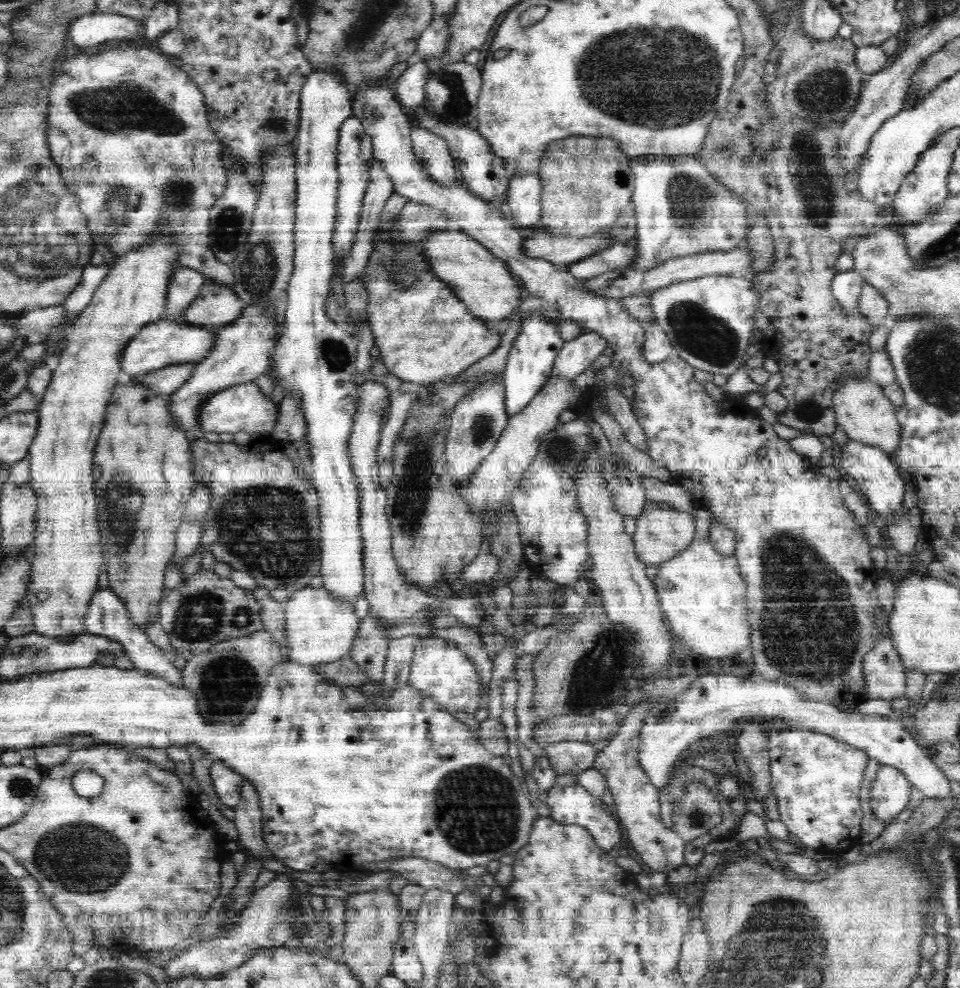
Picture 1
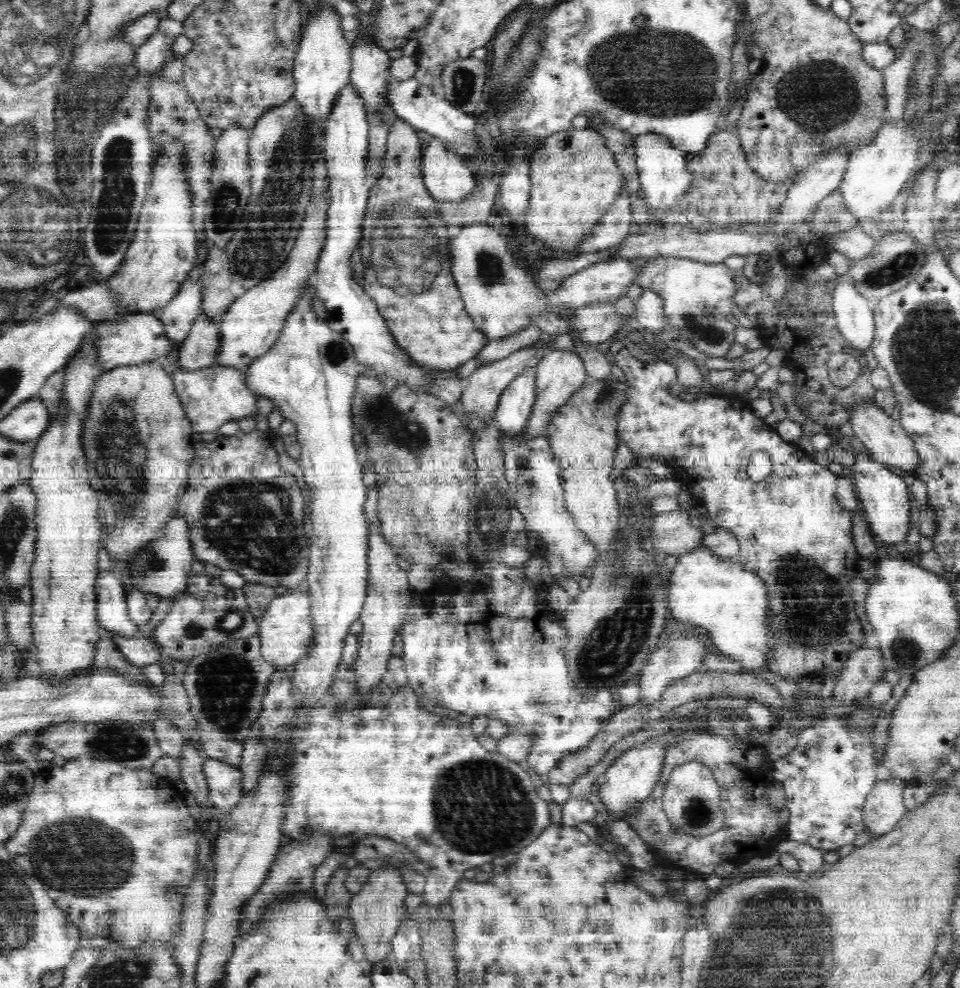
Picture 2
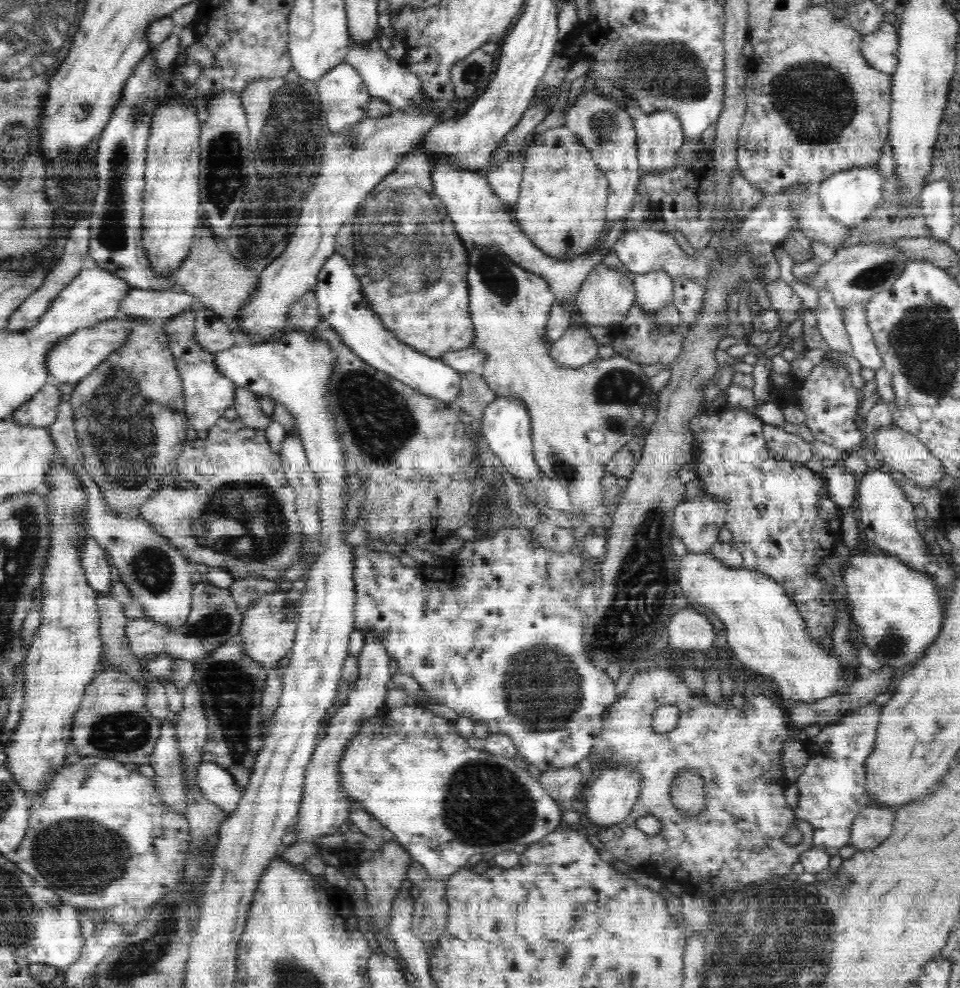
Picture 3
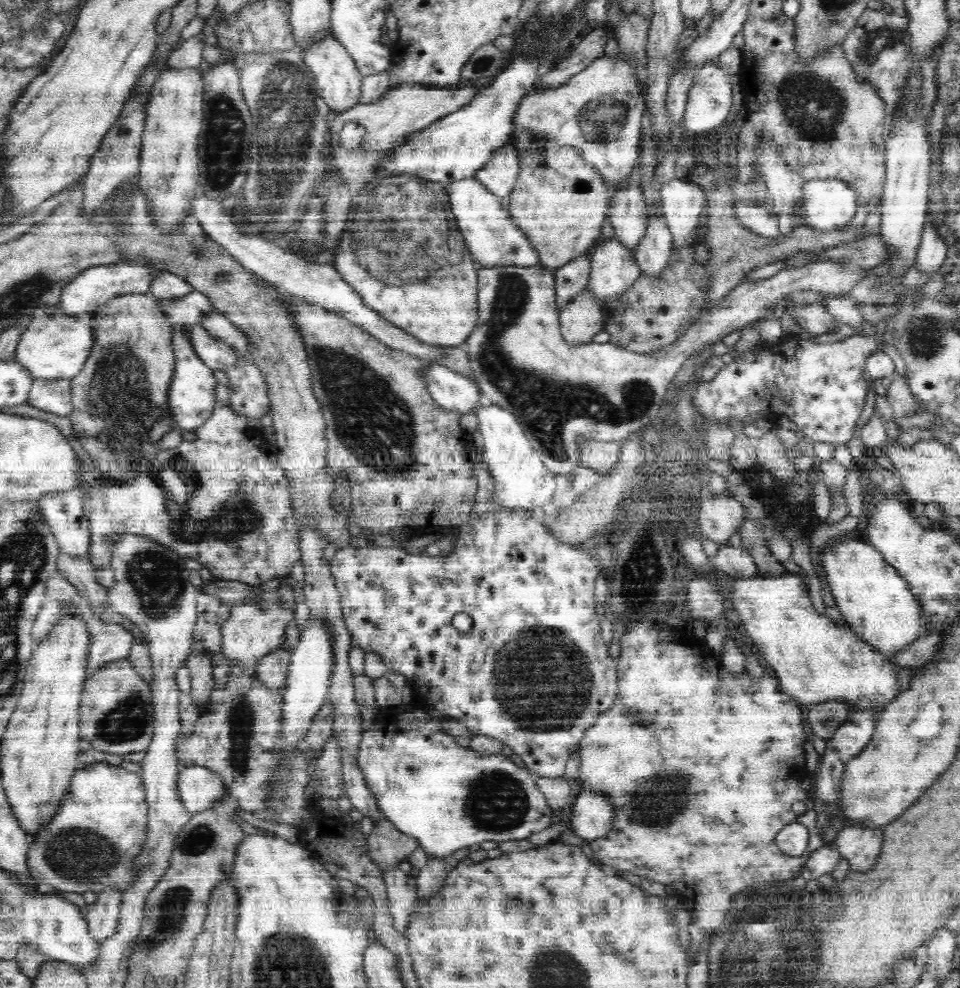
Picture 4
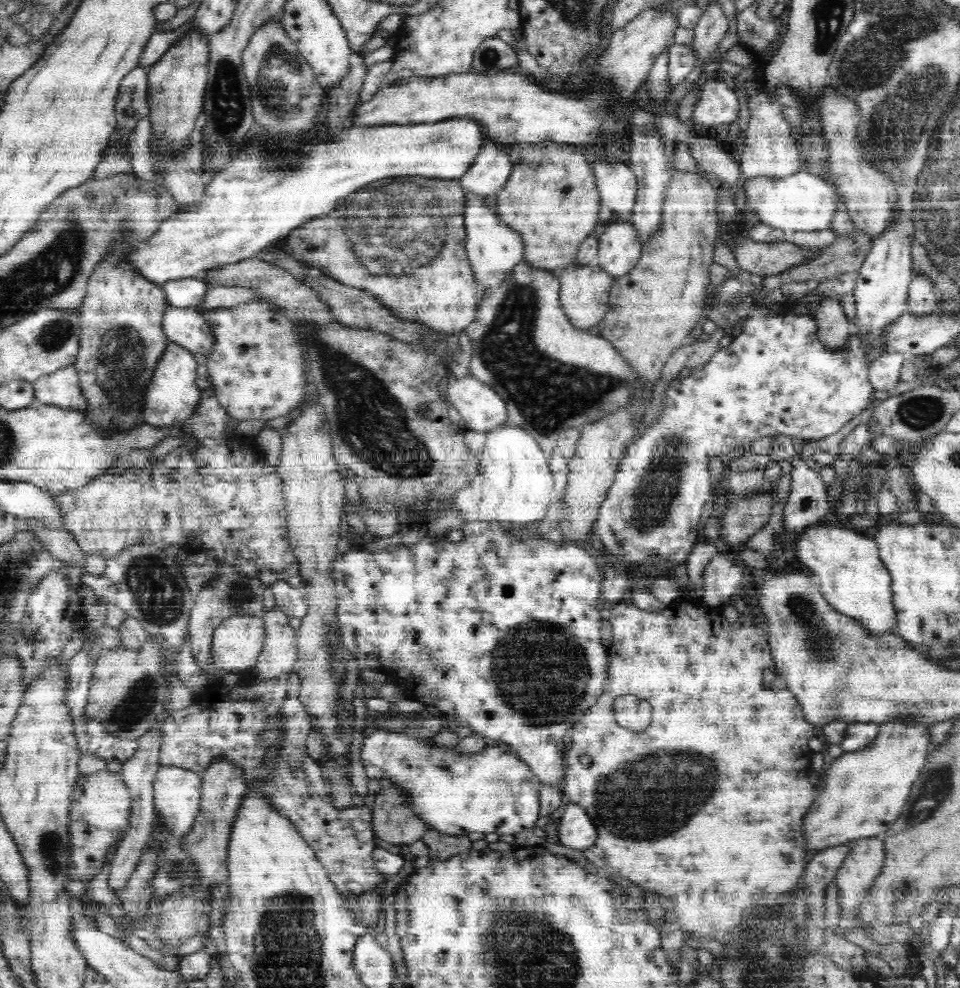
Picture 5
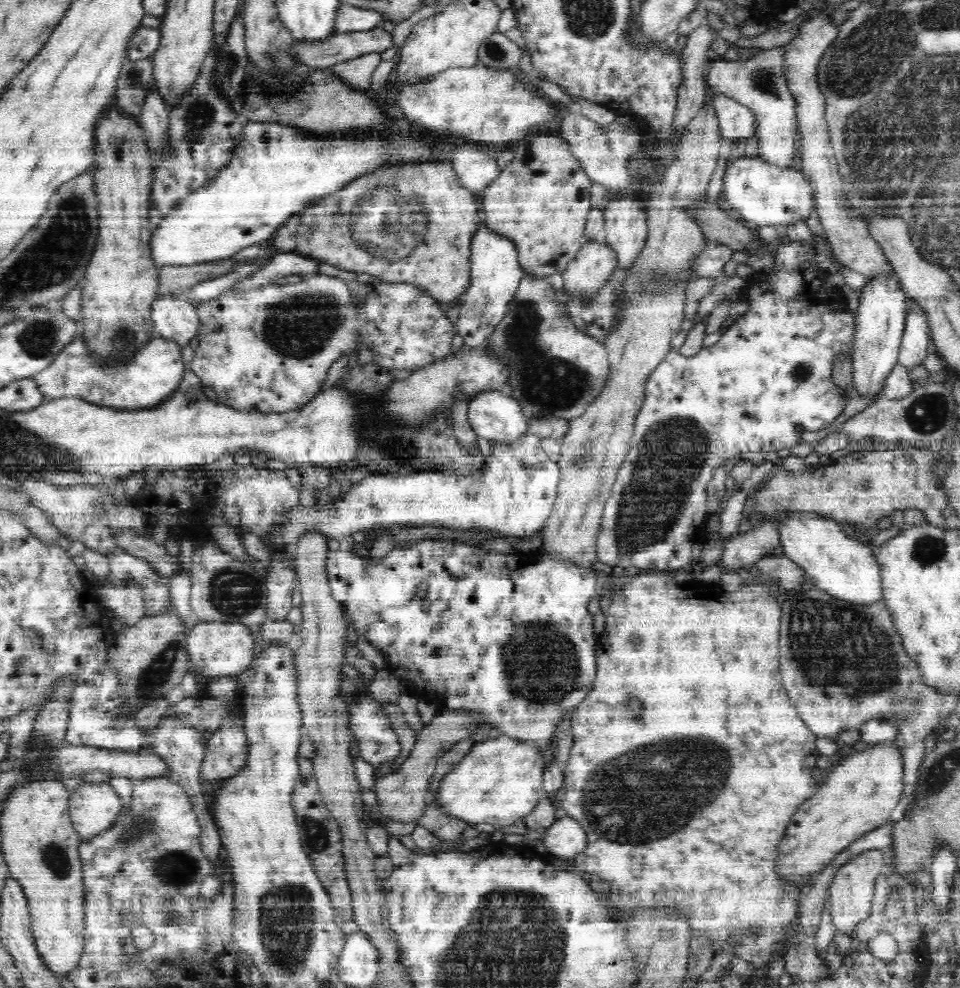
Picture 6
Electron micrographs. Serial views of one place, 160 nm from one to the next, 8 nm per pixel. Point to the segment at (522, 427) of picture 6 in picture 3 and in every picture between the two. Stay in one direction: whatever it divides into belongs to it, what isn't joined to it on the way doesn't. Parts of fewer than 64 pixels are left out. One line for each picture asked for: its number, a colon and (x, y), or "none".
3: (339, 295)
4: (452, 391)
5: (482, 409)

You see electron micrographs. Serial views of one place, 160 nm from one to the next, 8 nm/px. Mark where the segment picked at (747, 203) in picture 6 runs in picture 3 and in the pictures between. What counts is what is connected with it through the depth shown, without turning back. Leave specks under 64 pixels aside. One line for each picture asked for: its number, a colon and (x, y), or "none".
3: (850, 196)
4: (829, 204)
5: (800, 202)

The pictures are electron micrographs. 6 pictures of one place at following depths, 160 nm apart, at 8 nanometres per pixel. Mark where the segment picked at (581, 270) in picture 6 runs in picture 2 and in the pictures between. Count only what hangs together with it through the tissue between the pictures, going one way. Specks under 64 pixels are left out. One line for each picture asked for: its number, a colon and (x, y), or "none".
2: (560, 373)
3: (577, 347)
4: (582, 318)
5: (584, 293)

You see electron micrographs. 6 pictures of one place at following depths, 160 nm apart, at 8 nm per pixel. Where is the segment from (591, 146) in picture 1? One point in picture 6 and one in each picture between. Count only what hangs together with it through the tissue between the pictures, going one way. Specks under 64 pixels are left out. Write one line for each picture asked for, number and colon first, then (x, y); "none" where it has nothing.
2: (574, 177)
3: (563, 194)
4: (560, 202)
5: (551, 199)
6: (540, 200)

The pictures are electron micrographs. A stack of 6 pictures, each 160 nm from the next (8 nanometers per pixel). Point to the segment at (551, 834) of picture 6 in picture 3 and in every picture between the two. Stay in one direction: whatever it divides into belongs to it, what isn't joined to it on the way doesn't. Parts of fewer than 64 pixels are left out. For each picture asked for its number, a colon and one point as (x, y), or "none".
3: (610, 797)
4: (592, 817)
5: (575, 830)

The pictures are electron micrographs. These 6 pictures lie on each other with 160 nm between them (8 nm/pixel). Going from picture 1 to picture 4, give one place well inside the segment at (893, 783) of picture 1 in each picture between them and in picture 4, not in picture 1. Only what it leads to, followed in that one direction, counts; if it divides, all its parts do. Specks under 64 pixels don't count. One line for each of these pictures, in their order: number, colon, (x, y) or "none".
2: (884, 807)
3: (873, 824)
4: (861, 846)

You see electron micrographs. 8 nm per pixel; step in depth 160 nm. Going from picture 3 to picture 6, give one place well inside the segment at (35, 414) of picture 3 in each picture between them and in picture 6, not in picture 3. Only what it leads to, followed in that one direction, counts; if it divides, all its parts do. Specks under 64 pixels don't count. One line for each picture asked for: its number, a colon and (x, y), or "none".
4: (54, 396)
5: (61, 388)
6: (153, 374)

